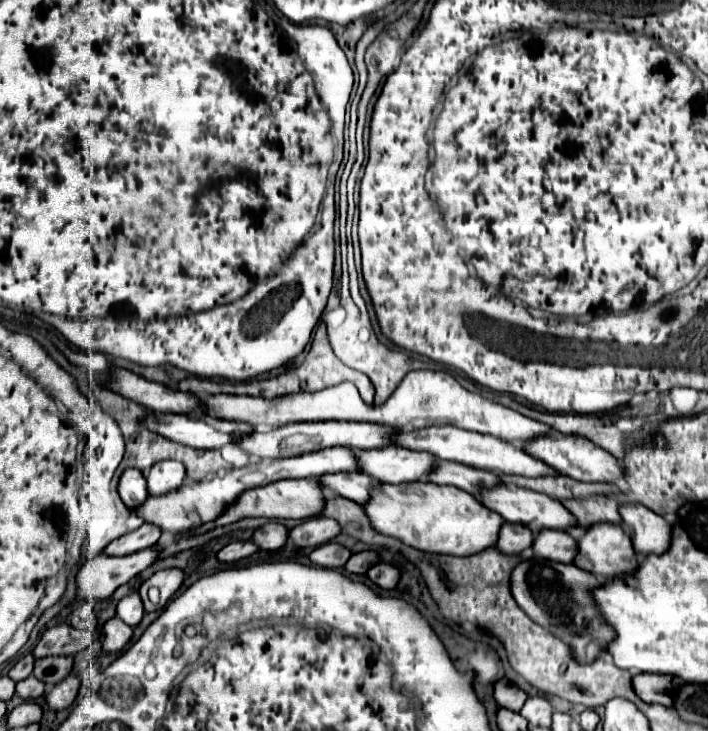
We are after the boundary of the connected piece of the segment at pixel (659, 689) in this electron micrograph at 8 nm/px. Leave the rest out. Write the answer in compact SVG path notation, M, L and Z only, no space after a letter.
M639 674L633 678L633 690L643 702L657 702L671 708L671 692L667 692L667 688L675 688L673 676Z

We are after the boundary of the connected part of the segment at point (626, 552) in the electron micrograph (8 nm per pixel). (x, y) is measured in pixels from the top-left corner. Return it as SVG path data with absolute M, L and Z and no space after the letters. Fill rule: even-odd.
M597 524L579 540L579 554L575 564L591 574L613 580L621 574L633 574L639 558L633 550L631 538L617 524Z

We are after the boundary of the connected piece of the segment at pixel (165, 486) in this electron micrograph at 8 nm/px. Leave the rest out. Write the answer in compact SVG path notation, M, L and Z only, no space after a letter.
M163 460L155 464L147 476L147 492L149 496L163 496L179 488L185 480L185 468L181 462Z

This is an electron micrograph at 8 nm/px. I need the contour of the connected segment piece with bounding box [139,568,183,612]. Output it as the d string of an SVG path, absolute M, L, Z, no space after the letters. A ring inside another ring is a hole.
M167 568L167 570L155 572L155 574L153 574L147 582L143 582L141 588L139 588L141 598L143 598L143 602L145 602L145 612L155 612L155 610L163 608L163 606L169 602L169 598L179 590L181 584L183 584L183 570L179 570L179 568ZM151 586L157 586L157 588L161 590L161 600L159 600L159 604L153 604L153 602L147 598L147 590L149 590Z

